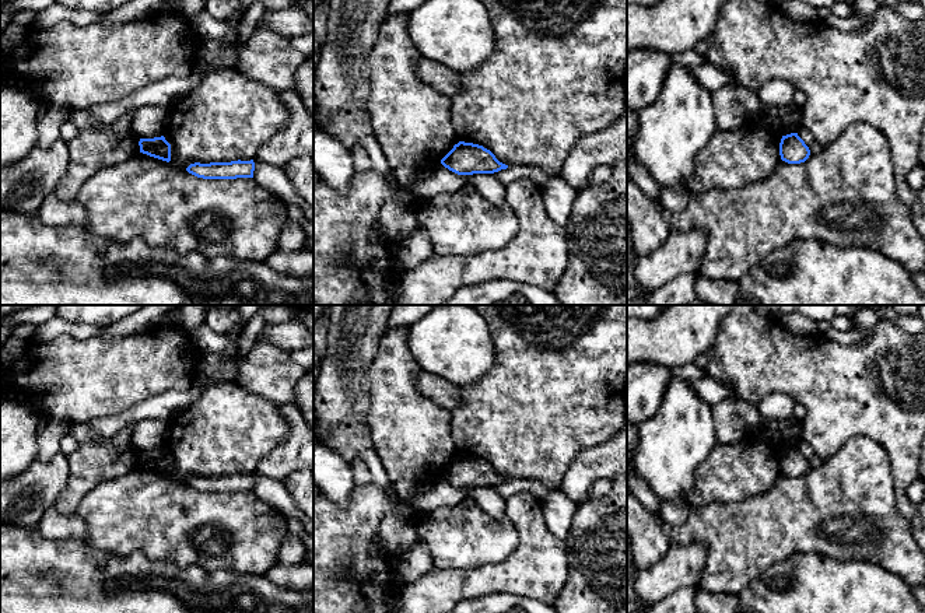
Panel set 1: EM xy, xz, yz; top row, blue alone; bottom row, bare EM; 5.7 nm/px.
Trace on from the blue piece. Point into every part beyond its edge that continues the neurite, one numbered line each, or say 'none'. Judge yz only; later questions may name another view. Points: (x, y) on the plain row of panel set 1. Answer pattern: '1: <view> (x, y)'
none

